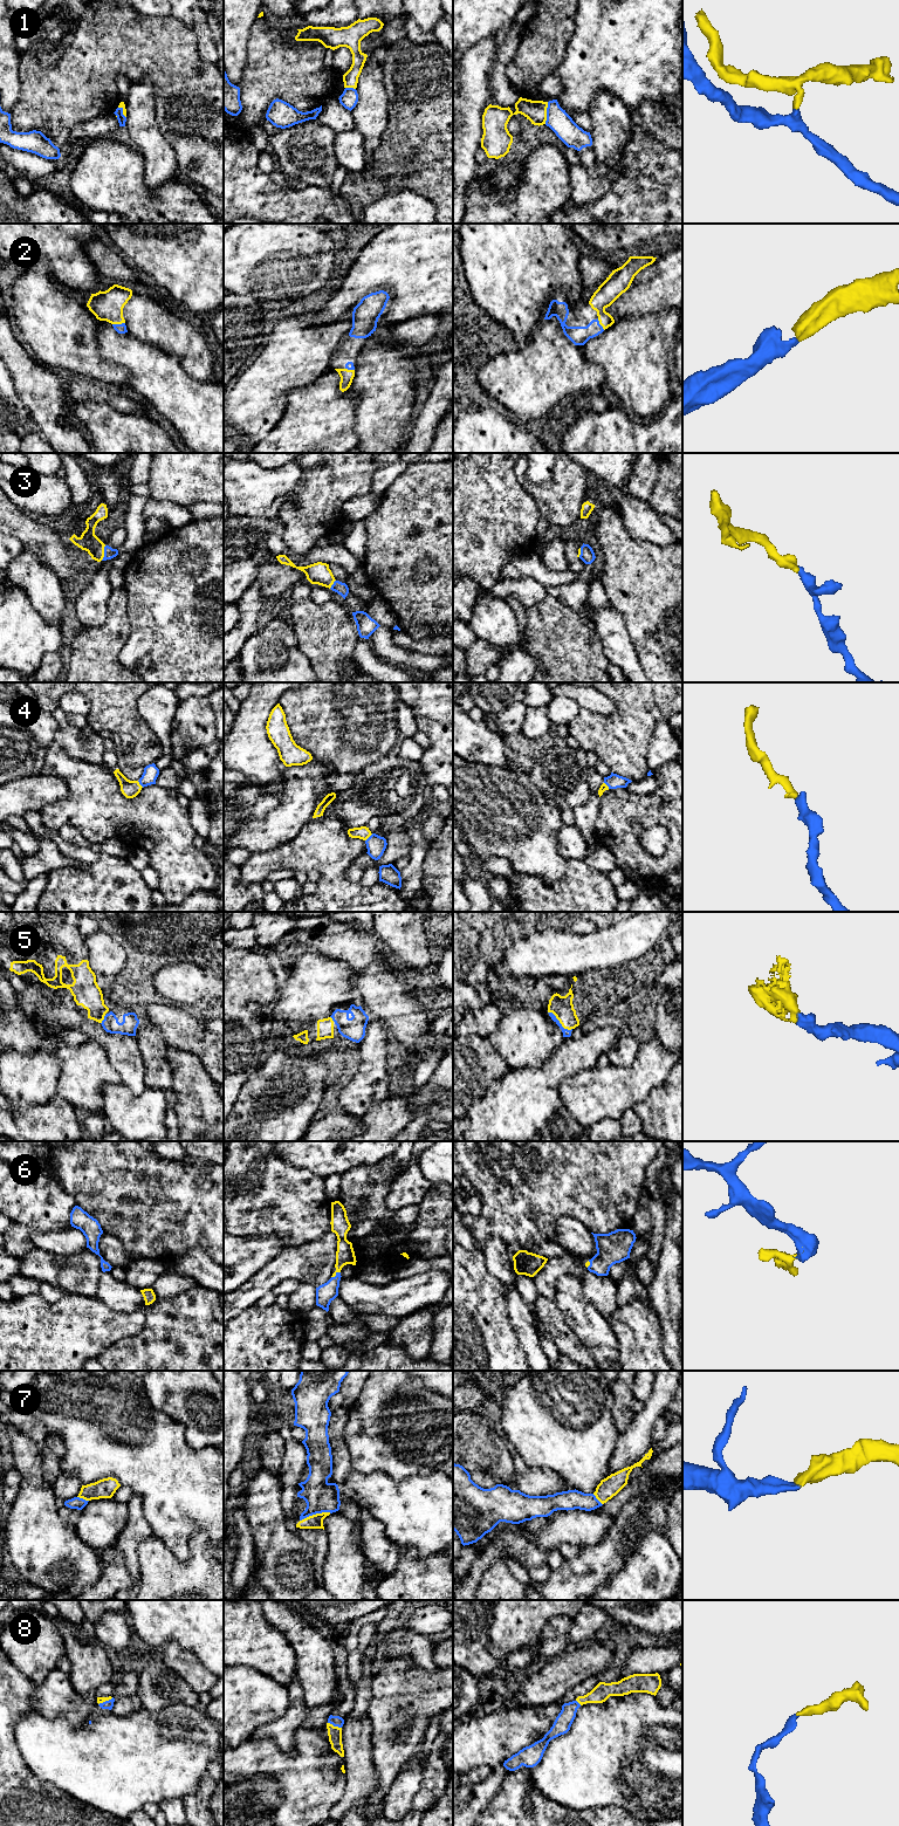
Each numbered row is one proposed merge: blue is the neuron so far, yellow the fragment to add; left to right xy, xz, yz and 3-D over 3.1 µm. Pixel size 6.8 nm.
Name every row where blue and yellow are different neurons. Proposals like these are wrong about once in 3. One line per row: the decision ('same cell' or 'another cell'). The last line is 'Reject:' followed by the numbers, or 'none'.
1: another cell
2: same cell
3: same cell
4: same cell
5: same cell
6: same cell
7: same cell
8: same cell
Reject: 1

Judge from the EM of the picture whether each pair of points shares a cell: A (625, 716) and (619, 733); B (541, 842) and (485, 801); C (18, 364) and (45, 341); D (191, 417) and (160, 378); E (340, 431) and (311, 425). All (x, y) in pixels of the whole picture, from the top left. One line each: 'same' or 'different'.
A: same
B: same
C: different
D: same
E: same

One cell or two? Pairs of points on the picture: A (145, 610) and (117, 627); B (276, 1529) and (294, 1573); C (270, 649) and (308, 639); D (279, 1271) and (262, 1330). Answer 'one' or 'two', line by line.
A: two
B: one
C: two
D: two

